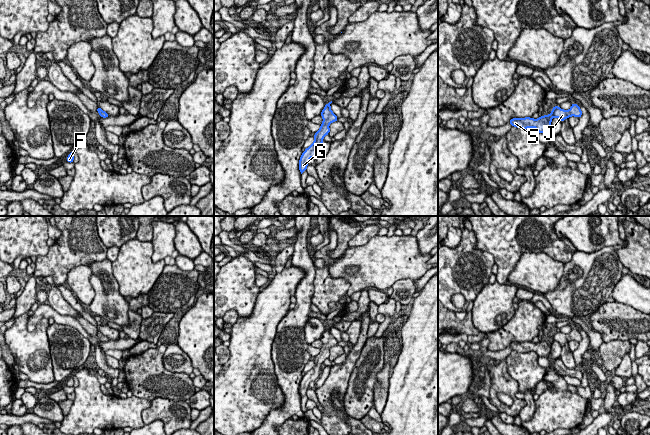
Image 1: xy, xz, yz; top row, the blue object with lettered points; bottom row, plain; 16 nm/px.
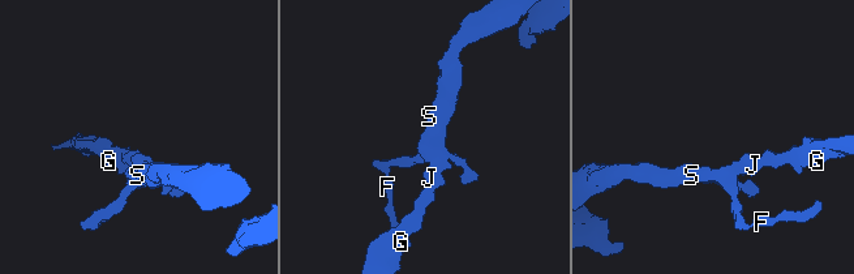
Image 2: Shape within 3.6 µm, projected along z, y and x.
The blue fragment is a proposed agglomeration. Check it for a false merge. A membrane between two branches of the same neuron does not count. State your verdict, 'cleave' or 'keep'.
keep

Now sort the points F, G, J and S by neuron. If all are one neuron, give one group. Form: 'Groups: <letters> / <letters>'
Groups: F G J S

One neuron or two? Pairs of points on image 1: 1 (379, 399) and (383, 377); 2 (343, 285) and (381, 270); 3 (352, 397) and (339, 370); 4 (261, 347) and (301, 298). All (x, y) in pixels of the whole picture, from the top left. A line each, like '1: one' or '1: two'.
1: one
2: two
3: two
4: two

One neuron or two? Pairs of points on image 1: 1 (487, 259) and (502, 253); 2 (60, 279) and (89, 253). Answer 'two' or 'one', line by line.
1: two
2: one

